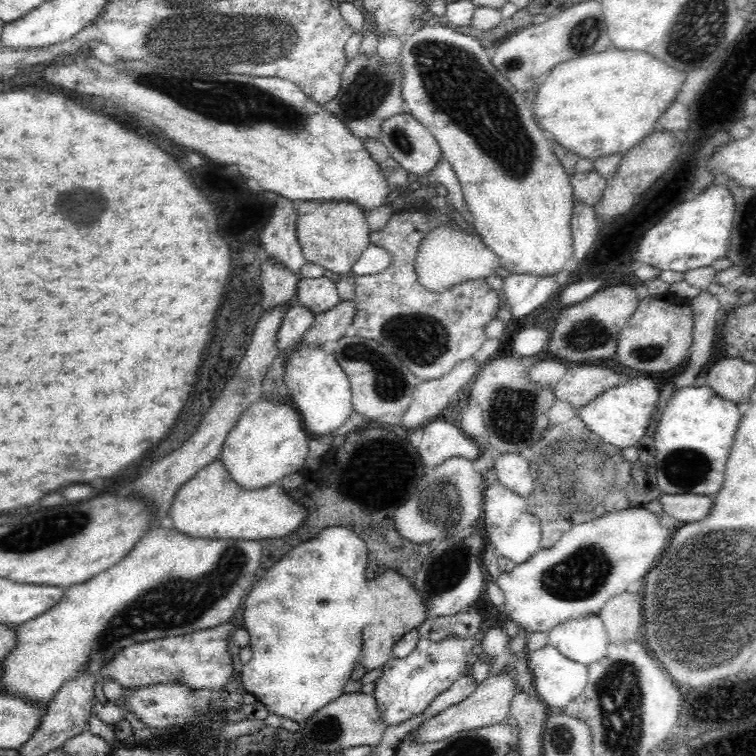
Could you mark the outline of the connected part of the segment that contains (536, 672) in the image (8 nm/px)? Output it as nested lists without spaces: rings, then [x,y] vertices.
[[[550,644],[540,650],[529,652],[527,661],[537,696],[549,709],[563,709],[569,702],[576,700],[586,689],[588,682],[587,666],[566,658]]]

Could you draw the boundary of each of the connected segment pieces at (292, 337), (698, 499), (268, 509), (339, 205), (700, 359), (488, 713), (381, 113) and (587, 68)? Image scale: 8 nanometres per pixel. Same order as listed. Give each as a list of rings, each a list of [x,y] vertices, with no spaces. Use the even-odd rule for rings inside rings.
[[[298,304],[288,308],[282,317],[275,340],[278,352],[288,350],[312,326],[313,314]]]
[[[662,494],[663,512],[678,520],[678,524],[702,520],[712,506],[713,496],[699,494]]]
[[[220,462],[208,464],[174,495],[167,525],[190,538],[210,540],[264,540],[290,534],[306,512],[296,506],[280,483],[268,488],[244,490],[236,485]]]
[[[298,202],[296,234],[307,262],[317,264],[334,274],[350,275],[352,266],[371,243],[365,213],[349,202]]]
[[[706,289],[688,303],[691,305],[693,314],[693,342],[686,360],[688,370],[694,370],[694,372],[690,372],[690,374],[682,372],[676,378],[675,389],[691,385],[694,380],[692,374],[699,374],[710,360],[712,342],[716,338],[716,322],[720,317],[718,299],[709,295]]]
[[[507,673],[488,677],[484,682],[478,684],[476,689],[462,701],[438,712],[430,719],[422,721],[413,730],[413,742],[415,744],[430,744],[442,741],[457,732],[489,727],[490,725],[501,723],[509,715],[510,705],[513,696],[516,694],[514,689],[515,682]]]
[[[360,46],[354,56],[346,57],[346,66],[342,68],[339,91],[323,106],[346,123],[356,137],[360,139],[377,137],[383,120],[405,110],[402,98],[402,80],[404,80],[402,62],[401,57],[396,57],[396,60],[387,64],[385,58],[380,57],[377,50],[368,55]]]
[[[610,46],[606,52],[558,64],[542,79],[544,82],[541,80],[537,85],[530,109],[541,130],[549,132],[564,150],[594,163],[598,158],[625,154],[654,131],[654,122],[677,98],[677,90],[682,86],[684,77],[678,74],[678,70],[654,60],[651,54],[630,50],[620,52]]]

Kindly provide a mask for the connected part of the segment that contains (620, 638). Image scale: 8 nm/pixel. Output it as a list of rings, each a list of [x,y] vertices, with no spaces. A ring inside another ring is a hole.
[[[622,593],[610,598],[598,615],[603,622],[609,644],[636,640],[642,616],[634,596]]]

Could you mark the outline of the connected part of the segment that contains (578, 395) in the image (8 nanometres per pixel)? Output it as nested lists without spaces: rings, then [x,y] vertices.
[[[576,364],[557,382],[554,393],[559,400],[570,401],[573,408],[582,408],[601,392],[622,384],[623,375],[606,365]]]

